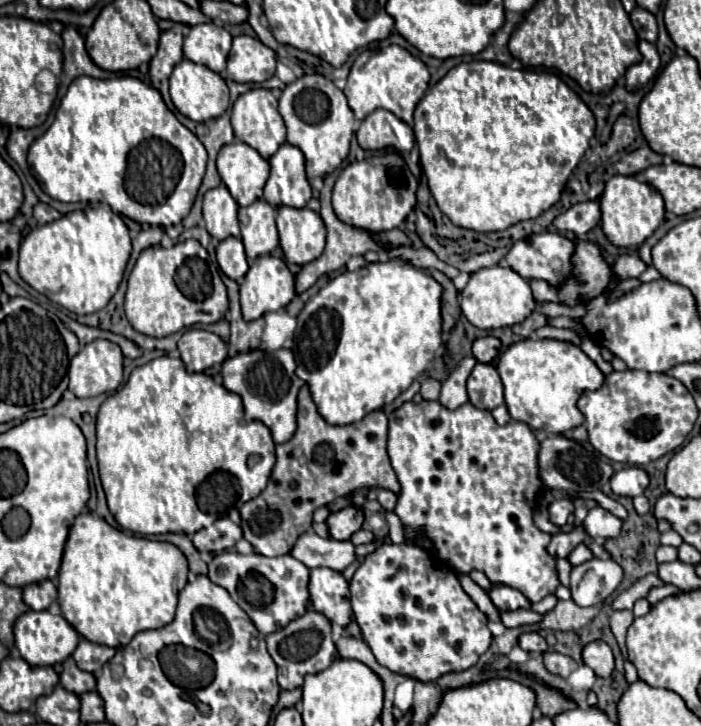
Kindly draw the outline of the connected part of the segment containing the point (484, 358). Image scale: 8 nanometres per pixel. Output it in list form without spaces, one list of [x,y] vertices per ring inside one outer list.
[[[481,337],[473,341],[473,357],[479,363],[491,363],[499,351],[499,339],[495,337]]]

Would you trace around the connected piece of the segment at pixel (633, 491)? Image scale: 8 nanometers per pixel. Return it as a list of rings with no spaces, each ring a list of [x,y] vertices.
[[[623,467],[611,477],[611,489],[615,495],[637,497],[649,485],[649,475],[641,467]]]

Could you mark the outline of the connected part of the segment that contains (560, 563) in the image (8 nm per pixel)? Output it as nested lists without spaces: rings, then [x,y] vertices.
[[[557,559],[557,575],[559,575],[559,581],[561,585],[569,587],[569,573],[571,573],[571,563],[567,559]]]

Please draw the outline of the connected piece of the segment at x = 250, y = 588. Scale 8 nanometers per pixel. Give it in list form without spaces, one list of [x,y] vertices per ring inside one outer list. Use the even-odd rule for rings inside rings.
[[[223,551],[215,555],[209,563],[209,579],[229,591],[229,595],[241,605],[241,609],[249,615],[261,635],[269,635],[273,631],[283,629],[291,619],[303,615],[309,605],[309,569],[291,555],[265,557],[259,553],[241,555],[237,551]],[[257,579],[263,579],[273,587],[273,597],[265,597],[265,593],[261,593],[253,585],[257,583]]]

